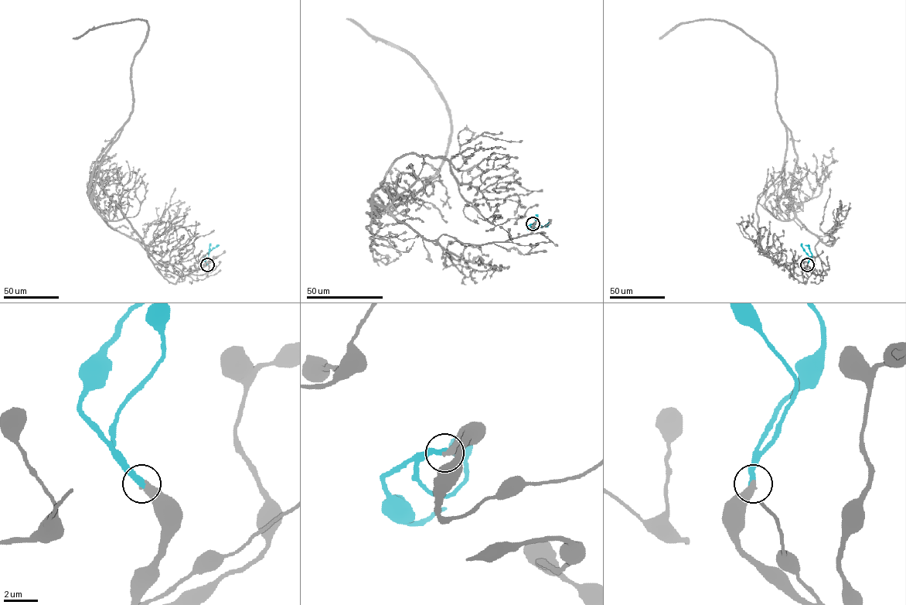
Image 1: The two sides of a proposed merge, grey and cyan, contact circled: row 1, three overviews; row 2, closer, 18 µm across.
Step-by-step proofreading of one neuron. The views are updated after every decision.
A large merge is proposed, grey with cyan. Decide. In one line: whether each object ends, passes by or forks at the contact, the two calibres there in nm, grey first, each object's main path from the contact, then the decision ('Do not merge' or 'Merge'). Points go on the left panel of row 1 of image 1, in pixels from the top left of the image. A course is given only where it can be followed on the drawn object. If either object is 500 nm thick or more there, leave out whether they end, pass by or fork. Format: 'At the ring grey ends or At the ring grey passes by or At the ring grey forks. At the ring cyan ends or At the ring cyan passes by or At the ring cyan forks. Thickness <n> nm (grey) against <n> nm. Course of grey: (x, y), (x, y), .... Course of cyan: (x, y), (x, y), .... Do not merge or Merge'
At the ring grey ends. At the ring cyan ends. Thickness 460 nm (grey) against 380 nm. Course of grey: (207, 264), (168, 271), (93, 203), (131, 111), (148, 23), (73, 39). Course of cyan: (207, 264), (203, 260), (206, 254), (219, 245). Merge

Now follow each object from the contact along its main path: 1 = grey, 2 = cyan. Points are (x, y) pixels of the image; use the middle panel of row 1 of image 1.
1: (533, 223), (504, 241), (426, 240), (374, 203), (438, 171), (451, 113), (407, 53), (346, 18)
2: (533, 223), (527, 226), (529, 230), (543, 227), (550, 220)

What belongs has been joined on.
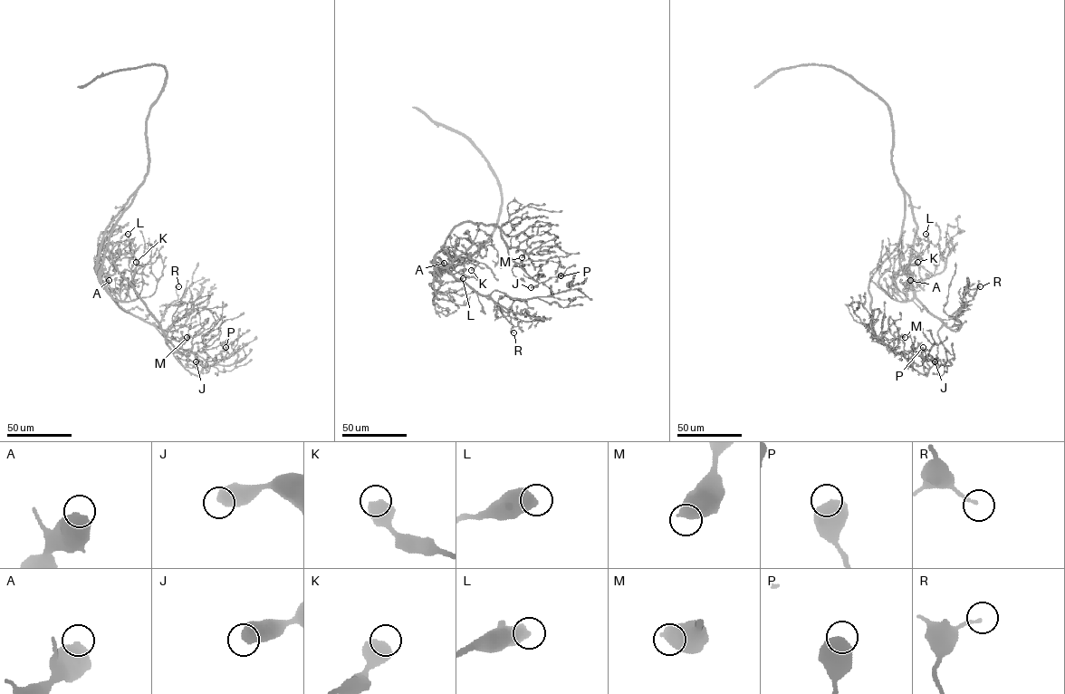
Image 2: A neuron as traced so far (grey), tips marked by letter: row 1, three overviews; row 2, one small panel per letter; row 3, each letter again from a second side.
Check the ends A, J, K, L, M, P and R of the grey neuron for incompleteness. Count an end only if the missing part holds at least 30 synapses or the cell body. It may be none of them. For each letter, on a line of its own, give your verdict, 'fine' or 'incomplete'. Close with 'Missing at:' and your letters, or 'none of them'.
A: fine
J: fine
K: incomplete
L: fine
M: fine
P: fine
R: fine
Missing at: K

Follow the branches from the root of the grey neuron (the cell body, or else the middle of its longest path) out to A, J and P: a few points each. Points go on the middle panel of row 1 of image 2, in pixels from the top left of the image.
A: (459, 256), (439, 252), (436, 262), (442, 265), (441, 261), (444, 263)
J: (459, 256), (448, 255), (444, 249), (456, 226), (467, 221), (495, 225), (509, 255), (539, 283), (531, 287)
P: (459, 256), (444, 249), (456, 226), (467, 221), (494, 225), (509, 255), (534, 281), (561, 275)

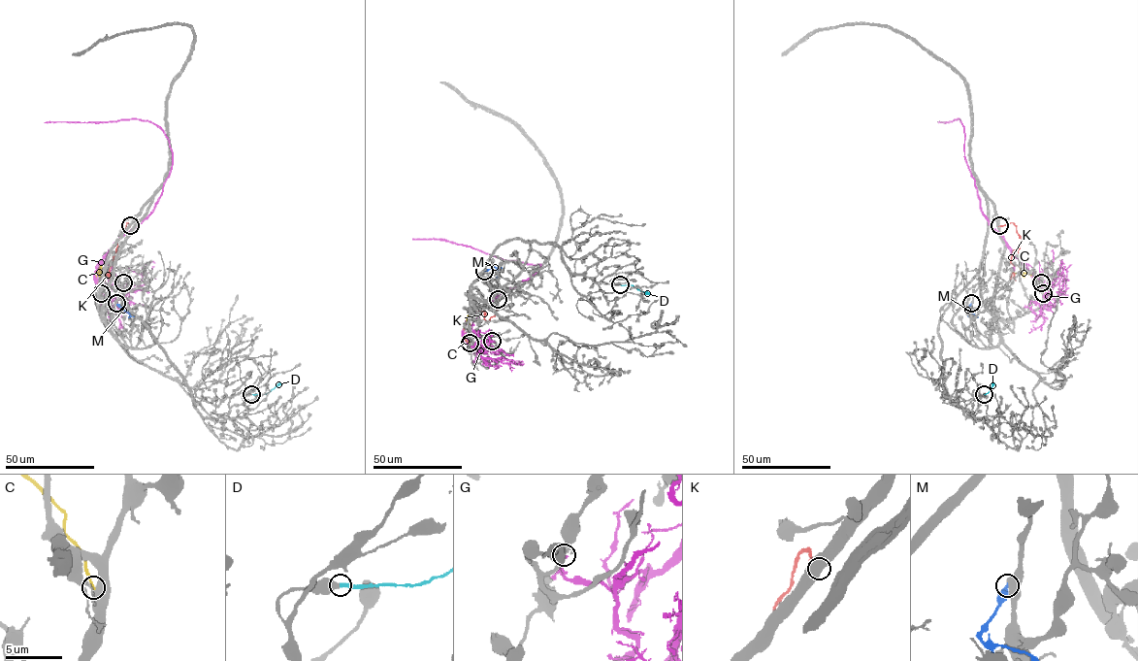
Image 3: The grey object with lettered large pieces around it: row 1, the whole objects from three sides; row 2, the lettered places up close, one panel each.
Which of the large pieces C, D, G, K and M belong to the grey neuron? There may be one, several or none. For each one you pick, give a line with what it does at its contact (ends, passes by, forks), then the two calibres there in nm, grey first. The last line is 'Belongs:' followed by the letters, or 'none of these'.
D: it ends; calibres 550 and 260 nm
Belongs: D

